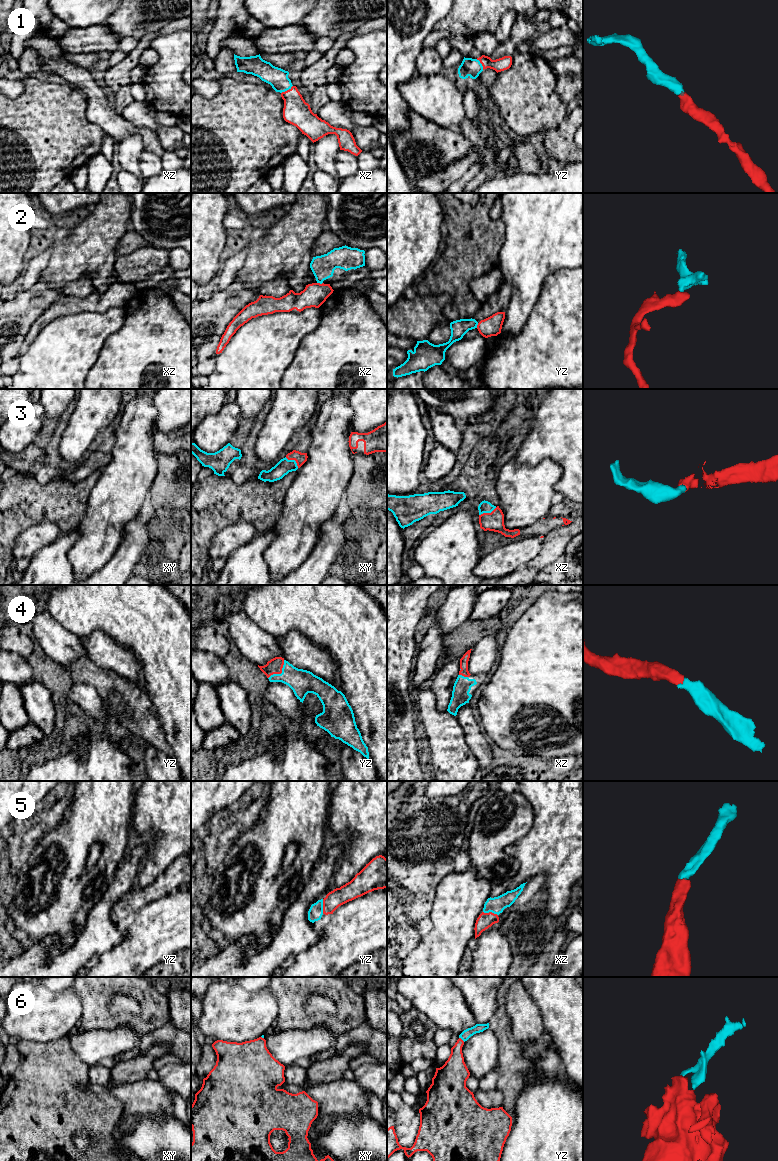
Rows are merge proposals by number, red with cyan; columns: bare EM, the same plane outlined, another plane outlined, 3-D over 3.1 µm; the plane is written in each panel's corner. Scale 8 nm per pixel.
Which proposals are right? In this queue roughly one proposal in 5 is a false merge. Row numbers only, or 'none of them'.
1, 3, 4, 5, 6

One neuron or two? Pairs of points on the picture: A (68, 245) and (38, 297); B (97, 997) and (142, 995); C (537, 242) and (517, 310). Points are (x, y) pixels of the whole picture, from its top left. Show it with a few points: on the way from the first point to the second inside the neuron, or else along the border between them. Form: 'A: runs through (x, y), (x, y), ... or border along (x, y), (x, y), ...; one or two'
A: border along (39, 280), (45, 281), (51, 288), (60, 292); two
B: runs through (108, 988), (131, 988); one
C: runs through (526, 259), (525, 293); one

